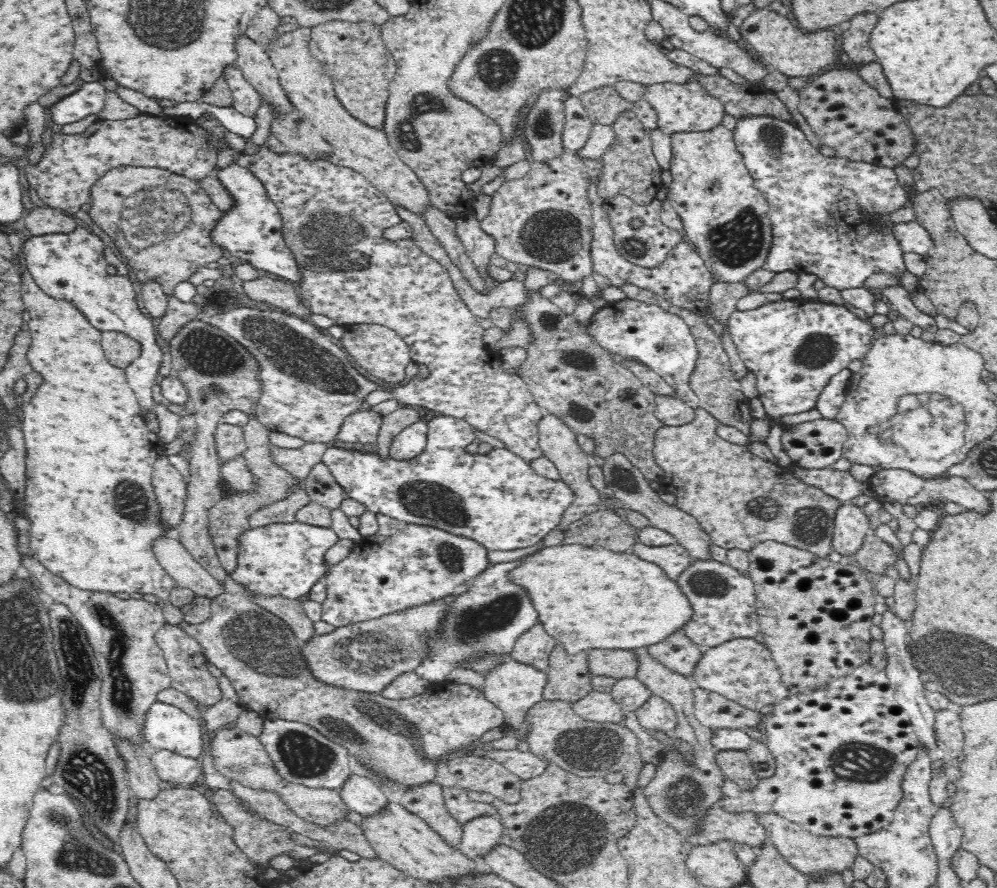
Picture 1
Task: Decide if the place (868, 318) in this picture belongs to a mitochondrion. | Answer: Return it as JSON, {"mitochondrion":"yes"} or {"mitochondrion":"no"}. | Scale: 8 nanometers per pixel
{"mitochondrion":"no"}

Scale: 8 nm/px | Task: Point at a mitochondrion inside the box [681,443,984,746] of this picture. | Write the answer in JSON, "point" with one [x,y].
{"point":[811,523]}

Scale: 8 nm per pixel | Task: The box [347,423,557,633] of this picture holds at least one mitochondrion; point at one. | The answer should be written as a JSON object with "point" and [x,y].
{"point":[432,500]}

